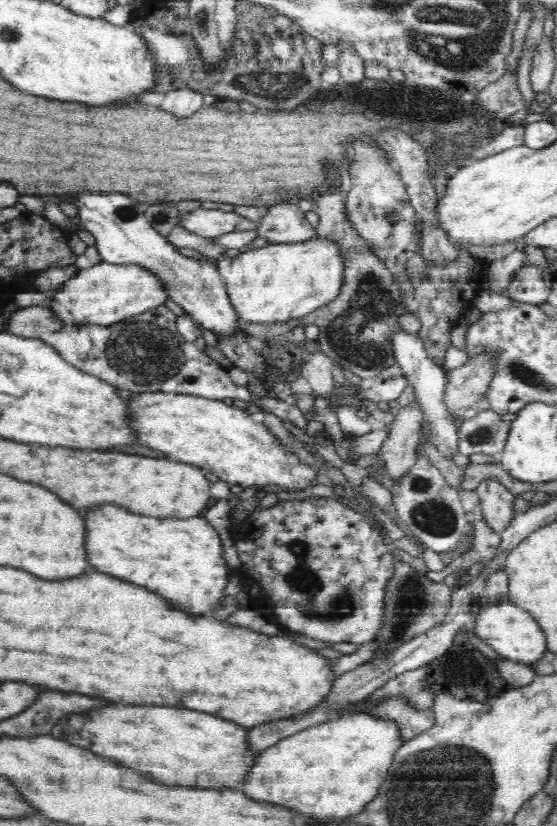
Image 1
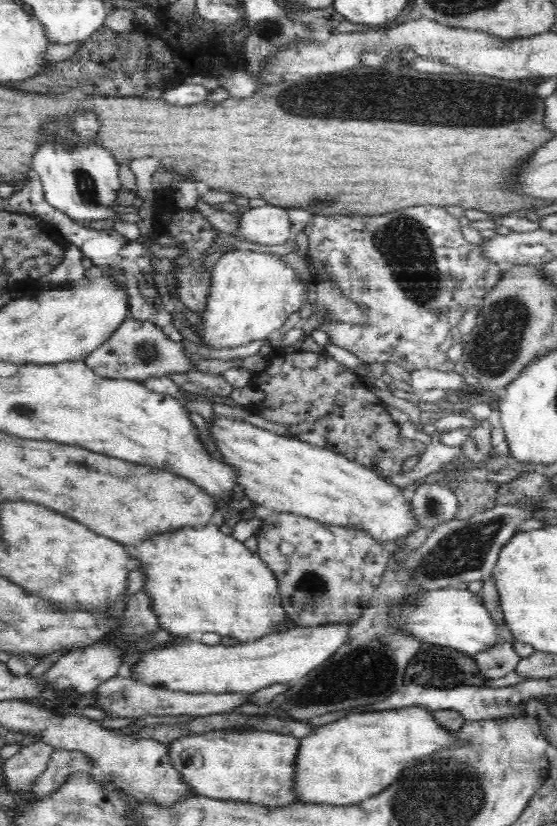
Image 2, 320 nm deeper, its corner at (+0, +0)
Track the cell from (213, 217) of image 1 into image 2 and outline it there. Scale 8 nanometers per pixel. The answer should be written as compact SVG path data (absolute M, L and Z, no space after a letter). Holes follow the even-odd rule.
M273 205L251 208L242 214L237 231L241 239L262 246L284 244L293 240L292 224L287 210Z

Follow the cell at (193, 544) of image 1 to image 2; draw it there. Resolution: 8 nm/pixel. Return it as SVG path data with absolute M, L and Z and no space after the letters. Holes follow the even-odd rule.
M214 524L178 528L170 534L164 532L164 536L148 540L136 548L140 552L138 560L146 568L146 596L164 631L186 637L216 633L221 637L237 638L241 643L248 643L273 634L283 625L291 626L286 611L283 610L278 579L274 578L274 573L262 562L257 552L244 548L244 543L232 535L224 536Z

